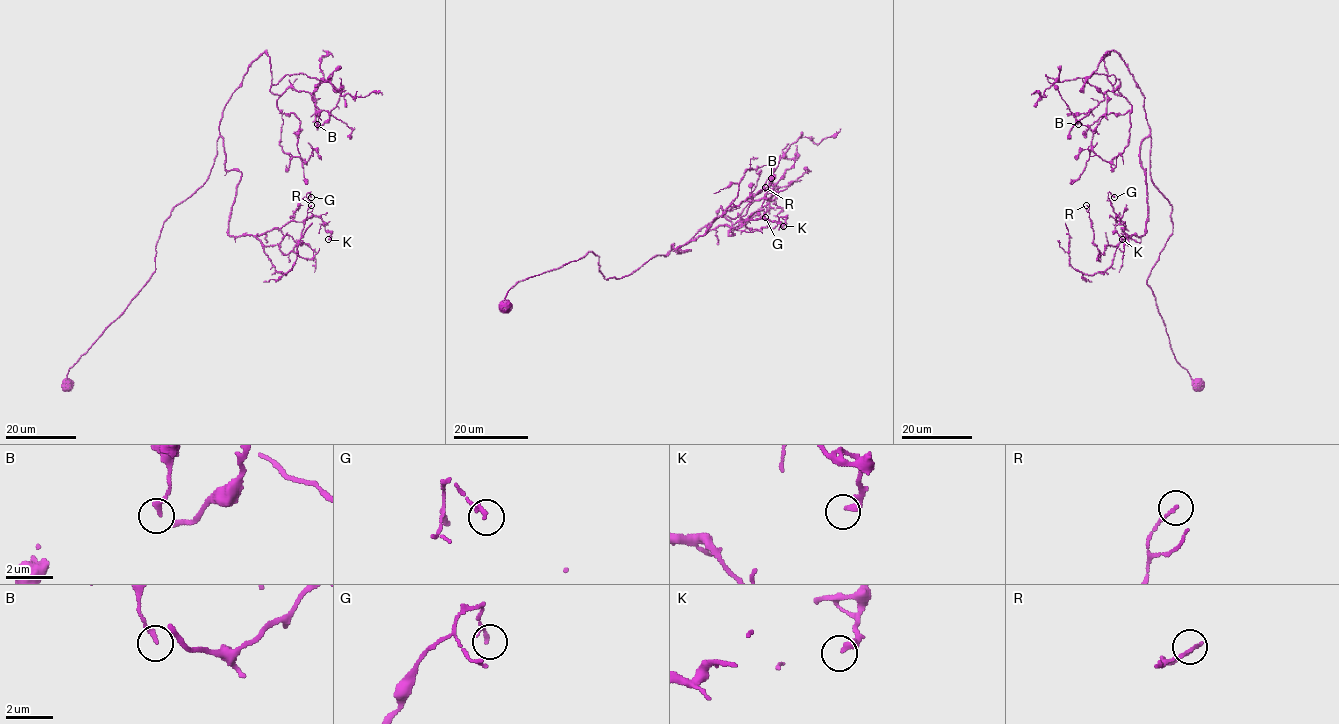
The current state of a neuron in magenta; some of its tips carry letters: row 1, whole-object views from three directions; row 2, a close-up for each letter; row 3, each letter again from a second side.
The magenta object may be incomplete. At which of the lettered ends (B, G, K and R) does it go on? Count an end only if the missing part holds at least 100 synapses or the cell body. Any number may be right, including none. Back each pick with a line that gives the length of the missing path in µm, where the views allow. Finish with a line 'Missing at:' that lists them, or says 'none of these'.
Missing at: none of these

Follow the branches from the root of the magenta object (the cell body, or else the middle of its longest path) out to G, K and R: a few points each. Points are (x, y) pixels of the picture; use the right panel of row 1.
G: (1199, 384), (1147, 283), (1172, 232), (1150, 137), (1142, 236), (1122, 231), (1114, 197)
K: (1199, 384), (1147, 283), (1172, 232), (1150, 137), (1146, 231), (1128, 236), (1117, 216), (1122, 239)
R: (1199, 384), (1147, 283), (1172, 232), (1150, 137), (1145, 232), (1103, 254), (1086, 205)

